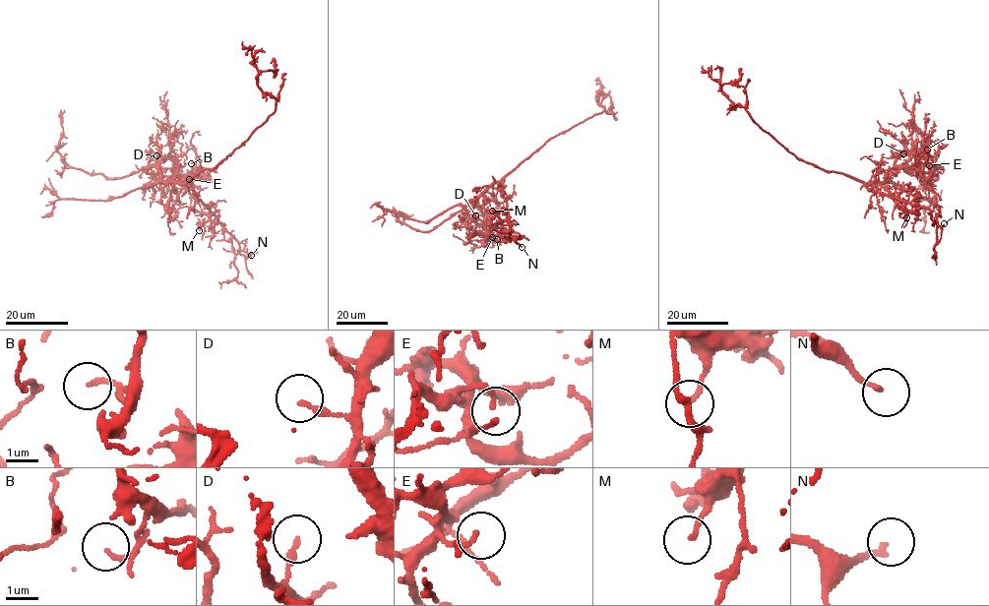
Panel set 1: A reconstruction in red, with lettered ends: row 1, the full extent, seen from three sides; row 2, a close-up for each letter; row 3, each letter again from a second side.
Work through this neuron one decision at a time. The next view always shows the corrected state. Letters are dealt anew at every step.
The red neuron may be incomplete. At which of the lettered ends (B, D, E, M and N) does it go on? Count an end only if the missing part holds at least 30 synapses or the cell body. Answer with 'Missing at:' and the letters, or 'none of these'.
Missing at: N

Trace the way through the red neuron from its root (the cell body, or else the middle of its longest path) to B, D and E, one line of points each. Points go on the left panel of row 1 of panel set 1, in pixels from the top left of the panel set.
B: (190, 179), (185, 183), (165, 183), (161, 179), (163, 176), (175, 172), (186, 176), (194, 166), (191, 163)
D: (190, 179), (185, 183), (165, 183), (153, 165), (156, 155)
E: (190, 179), (185, 183), (165, 183), (160, 177), (158, 163), (168, 157), (175, 170), (189, 179)

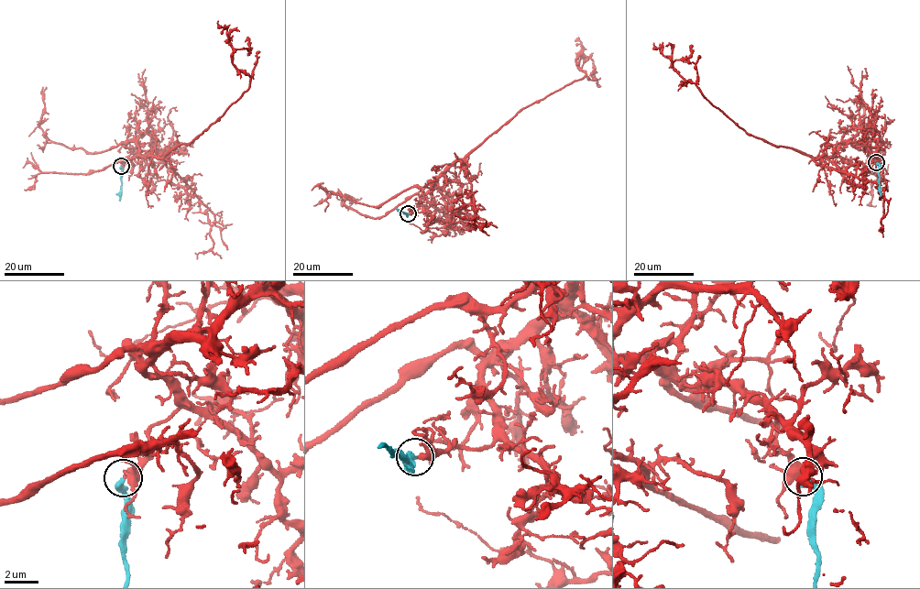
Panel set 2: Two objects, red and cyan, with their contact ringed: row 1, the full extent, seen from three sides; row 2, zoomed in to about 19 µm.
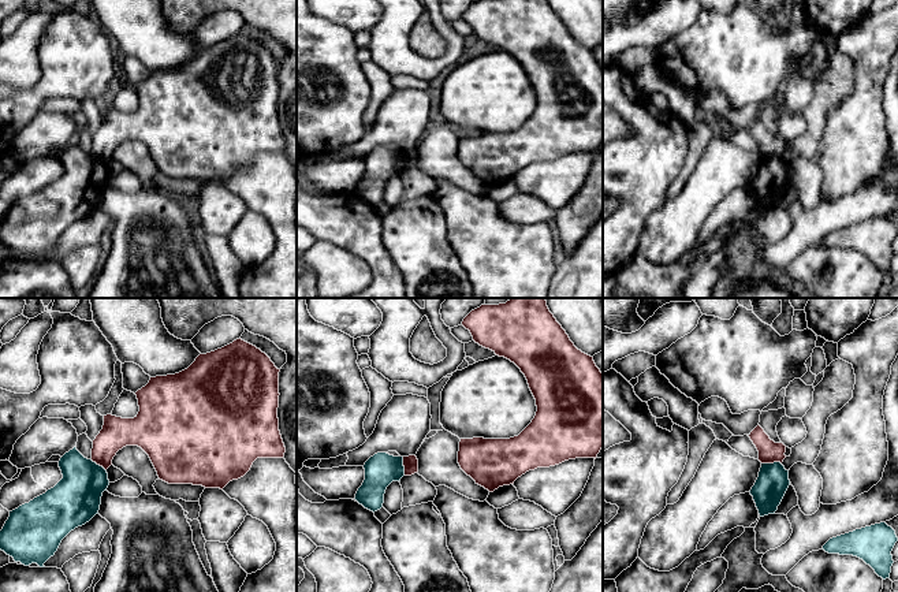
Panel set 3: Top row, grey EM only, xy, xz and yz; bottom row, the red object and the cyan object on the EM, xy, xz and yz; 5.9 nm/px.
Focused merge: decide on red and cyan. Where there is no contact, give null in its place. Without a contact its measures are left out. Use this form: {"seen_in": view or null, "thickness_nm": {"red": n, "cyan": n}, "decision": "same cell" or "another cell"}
{"seen_in": "yz", "thickness_nm": {"red": 130, "cyan": 190}, "decision": "another cell"}

